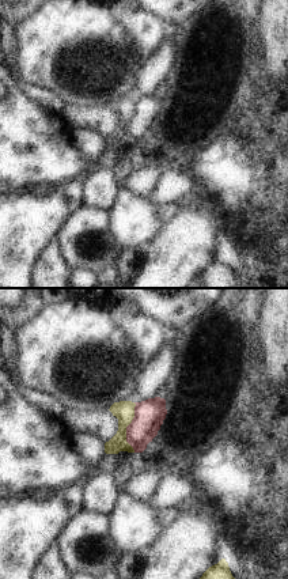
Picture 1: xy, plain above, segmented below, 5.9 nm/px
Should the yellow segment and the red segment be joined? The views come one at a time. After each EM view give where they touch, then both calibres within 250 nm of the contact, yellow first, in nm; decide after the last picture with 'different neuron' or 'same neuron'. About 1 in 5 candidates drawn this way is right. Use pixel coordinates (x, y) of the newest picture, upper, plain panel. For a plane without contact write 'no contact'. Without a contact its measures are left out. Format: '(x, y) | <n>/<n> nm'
(127, 121) | 120/180 nm

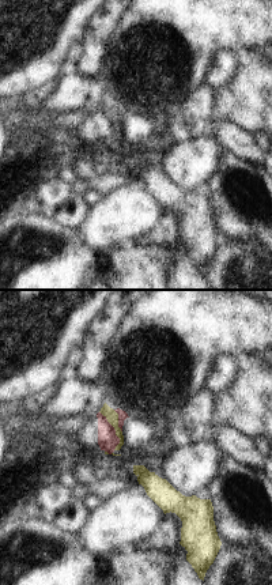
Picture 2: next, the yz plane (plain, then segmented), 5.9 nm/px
(114, 124) | 70/120 nm

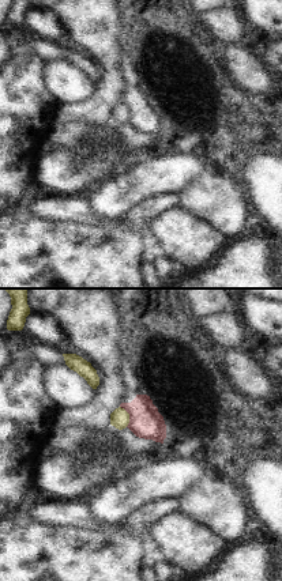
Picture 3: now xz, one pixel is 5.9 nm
(128, 112) | 110/190 nm

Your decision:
different neuron

